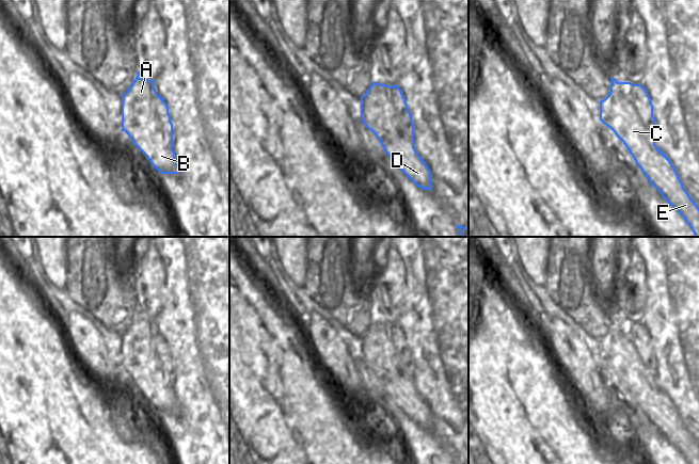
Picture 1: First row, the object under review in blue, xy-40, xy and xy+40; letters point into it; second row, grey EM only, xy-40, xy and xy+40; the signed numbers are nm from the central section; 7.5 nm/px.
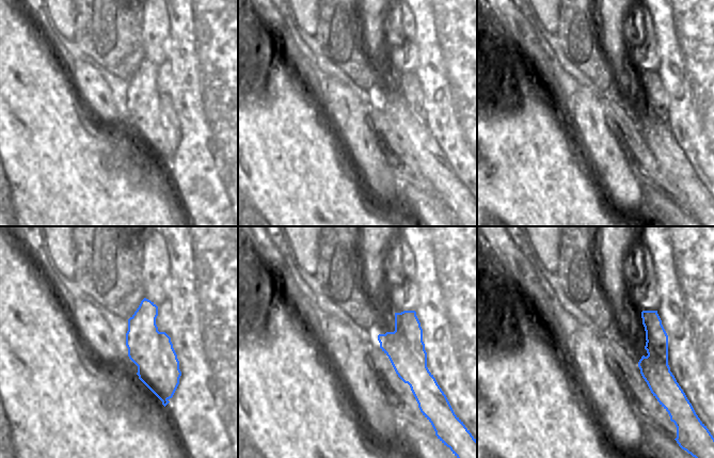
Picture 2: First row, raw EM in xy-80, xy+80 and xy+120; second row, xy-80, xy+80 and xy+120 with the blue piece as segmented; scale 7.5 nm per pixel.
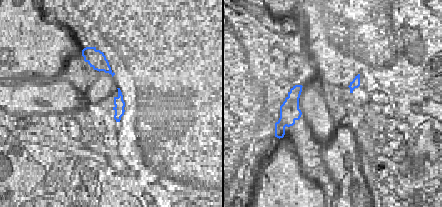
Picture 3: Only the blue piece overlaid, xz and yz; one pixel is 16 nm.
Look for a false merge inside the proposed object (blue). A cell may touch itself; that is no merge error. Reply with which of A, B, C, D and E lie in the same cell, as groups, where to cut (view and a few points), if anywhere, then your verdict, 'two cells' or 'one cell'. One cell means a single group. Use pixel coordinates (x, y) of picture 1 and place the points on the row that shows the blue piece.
A C D E / B | xy-40 (157, 94), (154, 98), (157, 138), (148, 147), (139, 148) | two cells

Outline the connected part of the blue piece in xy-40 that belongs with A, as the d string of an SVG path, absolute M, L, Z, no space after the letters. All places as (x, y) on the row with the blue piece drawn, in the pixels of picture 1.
M137 70L137 77L130 87L122 95L122 131L125 131L134 146L140 148L149 148L152 144L156 143L158 137L158 117L154 111L154 98L157 96L154 87L154 80L140 78Z

